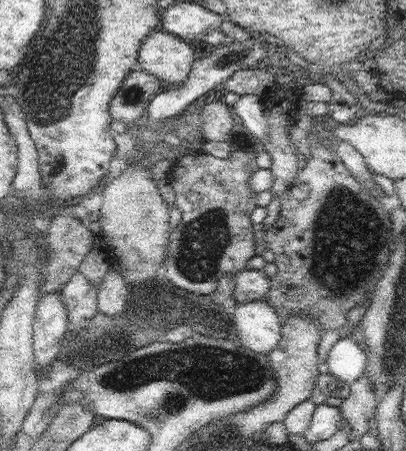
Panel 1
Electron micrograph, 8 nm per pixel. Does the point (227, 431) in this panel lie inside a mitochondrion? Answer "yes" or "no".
yes

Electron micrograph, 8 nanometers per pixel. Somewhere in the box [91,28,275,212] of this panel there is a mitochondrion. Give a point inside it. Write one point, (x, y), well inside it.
(128, 94)

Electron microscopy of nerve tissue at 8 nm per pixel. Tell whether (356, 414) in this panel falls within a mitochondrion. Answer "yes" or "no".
no

